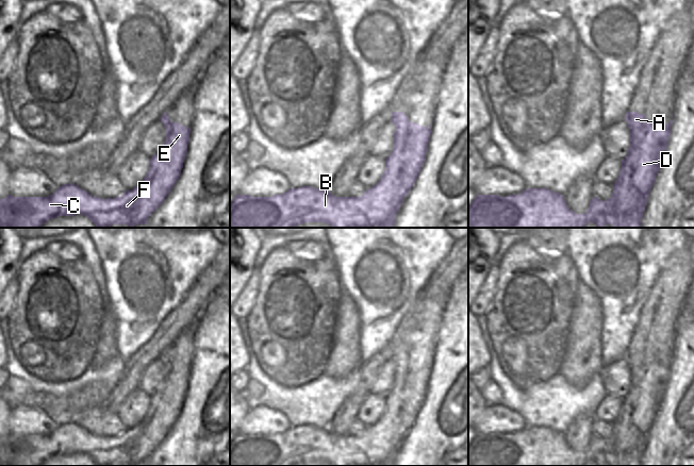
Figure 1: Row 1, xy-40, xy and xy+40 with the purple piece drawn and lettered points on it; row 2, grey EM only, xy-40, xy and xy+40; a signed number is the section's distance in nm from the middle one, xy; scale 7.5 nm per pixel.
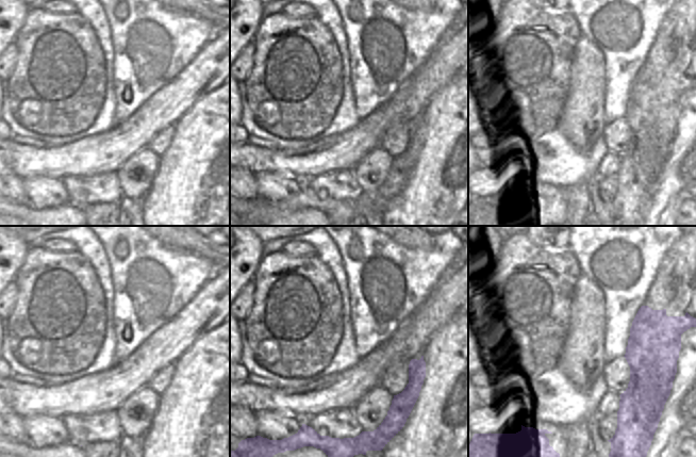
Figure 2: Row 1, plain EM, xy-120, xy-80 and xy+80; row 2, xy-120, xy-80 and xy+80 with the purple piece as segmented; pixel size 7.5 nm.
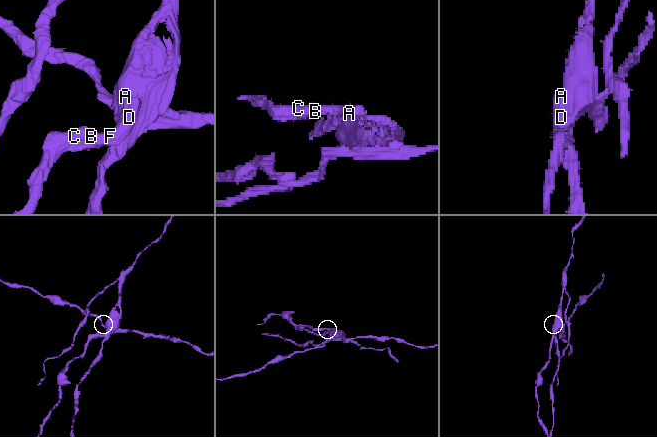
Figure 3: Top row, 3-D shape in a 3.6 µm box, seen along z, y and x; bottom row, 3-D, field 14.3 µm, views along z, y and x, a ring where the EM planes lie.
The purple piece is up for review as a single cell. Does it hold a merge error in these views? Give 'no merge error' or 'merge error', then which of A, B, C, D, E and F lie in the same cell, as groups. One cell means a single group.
merge error; A D E / B C F

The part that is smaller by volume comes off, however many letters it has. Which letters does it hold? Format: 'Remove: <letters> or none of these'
Remove: B, C, F

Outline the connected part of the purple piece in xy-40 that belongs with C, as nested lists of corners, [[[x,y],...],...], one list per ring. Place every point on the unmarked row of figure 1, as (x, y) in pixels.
[[[153,414],[143,418],[135,427],[126,429],[120,435],[101,437],[93,435],[75,421],[60,425],[48,435],[7,435],[0,437],[0,466],[39,466],[42,463],[59,454],[86,454],[97,466],[112,463],[134,465],[146,460],[158,443],[165,437],[168,420],[152,422]]]

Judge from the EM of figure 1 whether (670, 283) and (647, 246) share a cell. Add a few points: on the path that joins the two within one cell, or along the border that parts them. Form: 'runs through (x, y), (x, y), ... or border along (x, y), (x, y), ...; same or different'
border along (676, 249), (662, 264), (660, 273), (650, 292); different

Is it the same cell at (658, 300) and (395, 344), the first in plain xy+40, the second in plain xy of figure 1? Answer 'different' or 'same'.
same

